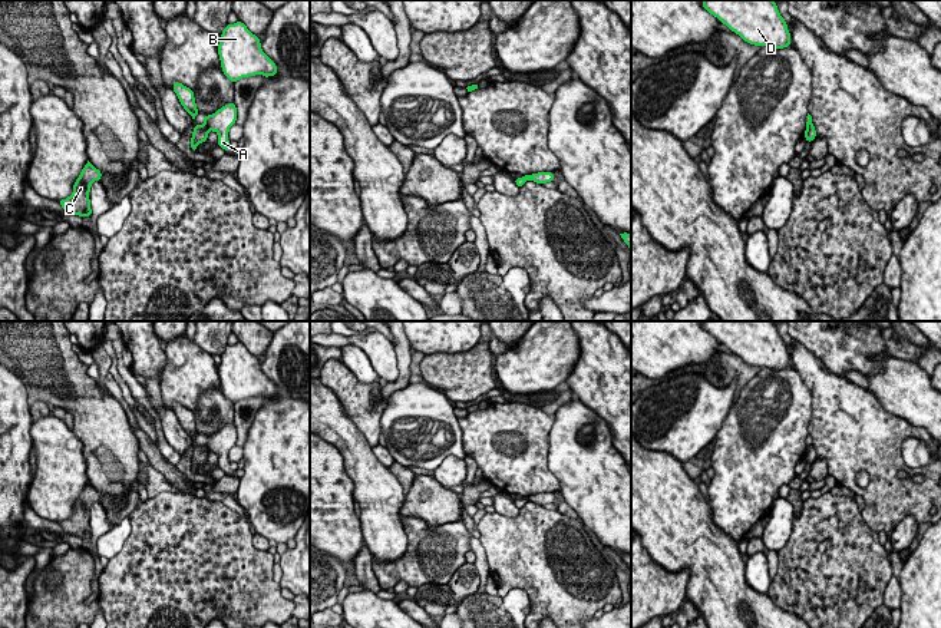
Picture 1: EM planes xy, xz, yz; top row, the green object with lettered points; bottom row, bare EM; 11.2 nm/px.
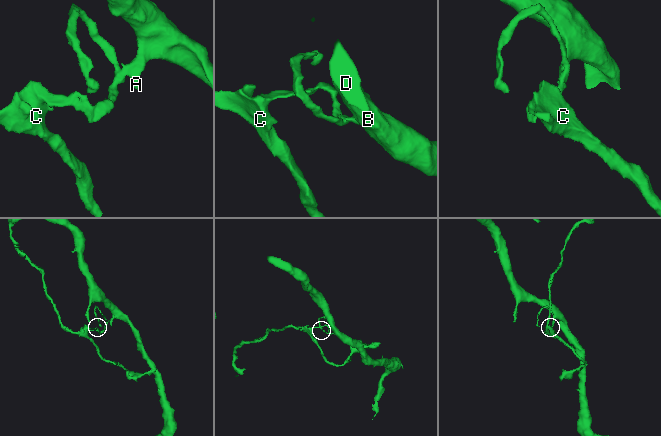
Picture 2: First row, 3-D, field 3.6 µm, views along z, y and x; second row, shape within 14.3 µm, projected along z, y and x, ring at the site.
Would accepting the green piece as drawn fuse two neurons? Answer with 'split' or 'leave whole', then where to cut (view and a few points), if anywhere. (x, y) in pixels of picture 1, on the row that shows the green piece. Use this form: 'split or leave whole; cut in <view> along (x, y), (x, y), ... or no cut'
split; cut in xy along (204, 124), (210, 129)

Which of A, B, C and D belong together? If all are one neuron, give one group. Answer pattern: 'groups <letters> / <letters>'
groups A B D / C

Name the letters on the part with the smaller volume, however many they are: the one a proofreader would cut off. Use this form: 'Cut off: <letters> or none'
Cut off: C

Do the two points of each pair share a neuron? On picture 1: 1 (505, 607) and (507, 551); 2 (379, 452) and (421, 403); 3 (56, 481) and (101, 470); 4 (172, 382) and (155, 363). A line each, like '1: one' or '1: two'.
1: two
2: two
3: two
4: two

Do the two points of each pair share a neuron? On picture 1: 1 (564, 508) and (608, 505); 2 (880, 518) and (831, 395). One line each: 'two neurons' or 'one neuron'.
1: two neurons
2: one neuron

